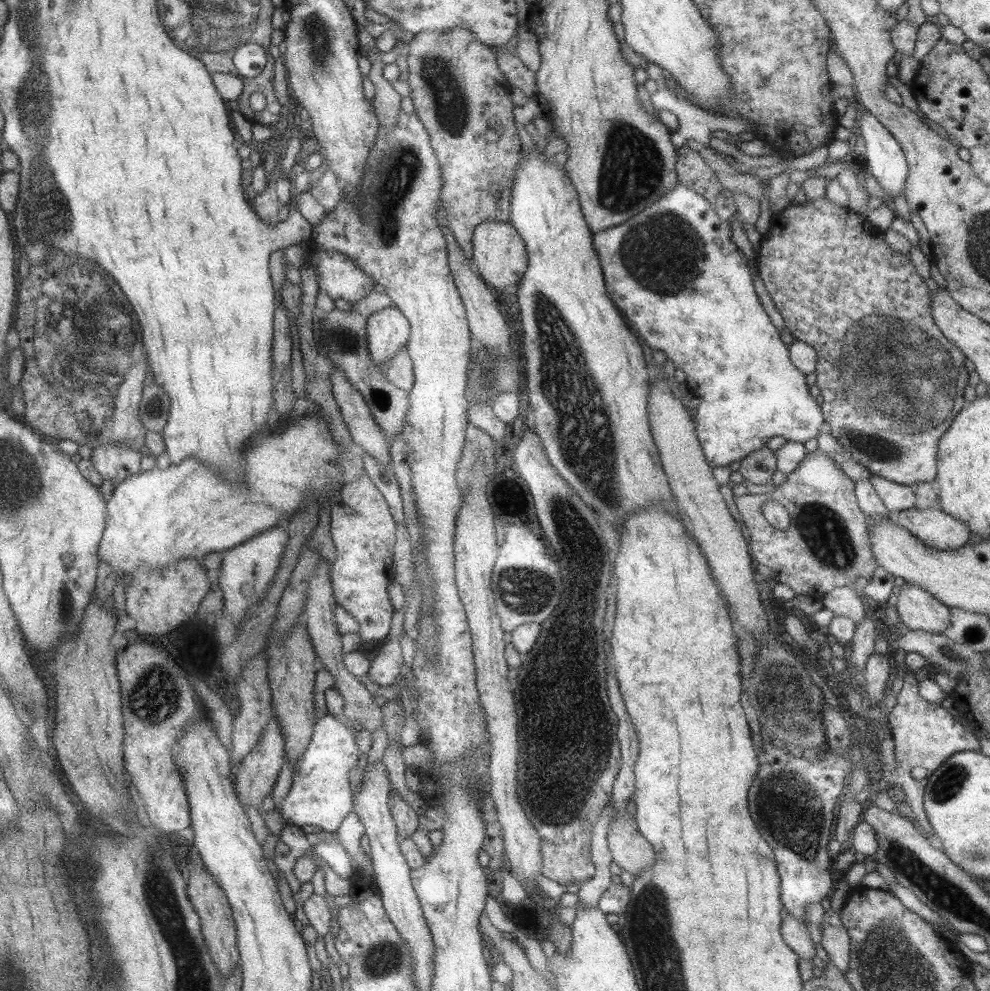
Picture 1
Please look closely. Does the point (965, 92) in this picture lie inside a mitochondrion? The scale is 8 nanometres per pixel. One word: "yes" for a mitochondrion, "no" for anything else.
no

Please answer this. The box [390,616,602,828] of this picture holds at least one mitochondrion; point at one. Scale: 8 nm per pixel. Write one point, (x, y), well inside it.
(550, 810)

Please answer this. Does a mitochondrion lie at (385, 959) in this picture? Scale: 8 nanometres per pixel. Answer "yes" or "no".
yes

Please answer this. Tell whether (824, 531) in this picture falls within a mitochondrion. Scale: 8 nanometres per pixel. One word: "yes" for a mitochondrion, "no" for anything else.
yes

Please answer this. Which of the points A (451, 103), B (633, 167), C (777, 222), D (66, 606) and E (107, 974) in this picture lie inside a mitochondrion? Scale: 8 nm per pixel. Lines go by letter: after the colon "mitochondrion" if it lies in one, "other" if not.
A: mitochondrion
B: mitochondrion
C: other
D: mitochondrion
E: other

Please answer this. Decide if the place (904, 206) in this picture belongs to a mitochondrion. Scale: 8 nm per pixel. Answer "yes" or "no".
no

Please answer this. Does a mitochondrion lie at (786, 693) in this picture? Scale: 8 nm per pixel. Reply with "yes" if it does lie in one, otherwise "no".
yes

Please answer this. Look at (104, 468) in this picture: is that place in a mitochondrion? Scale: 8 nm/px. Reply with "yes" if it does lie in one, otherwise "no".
no

